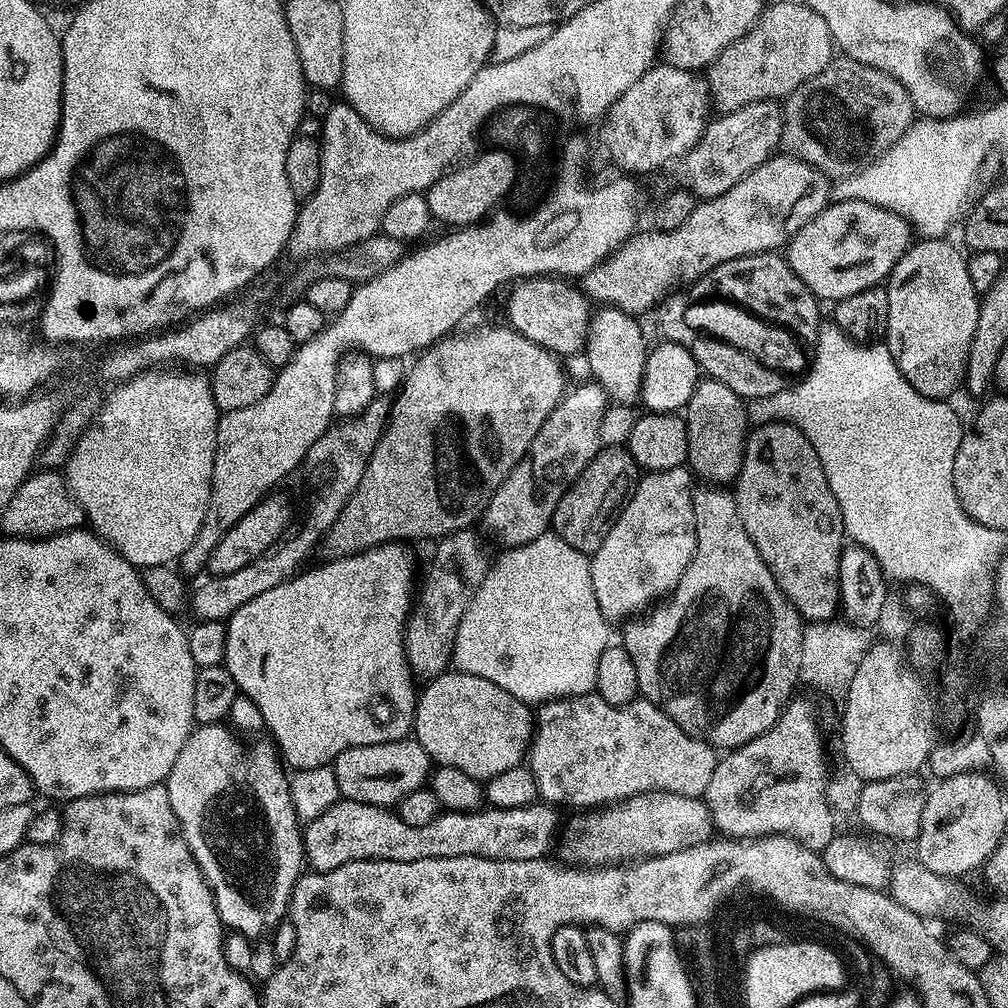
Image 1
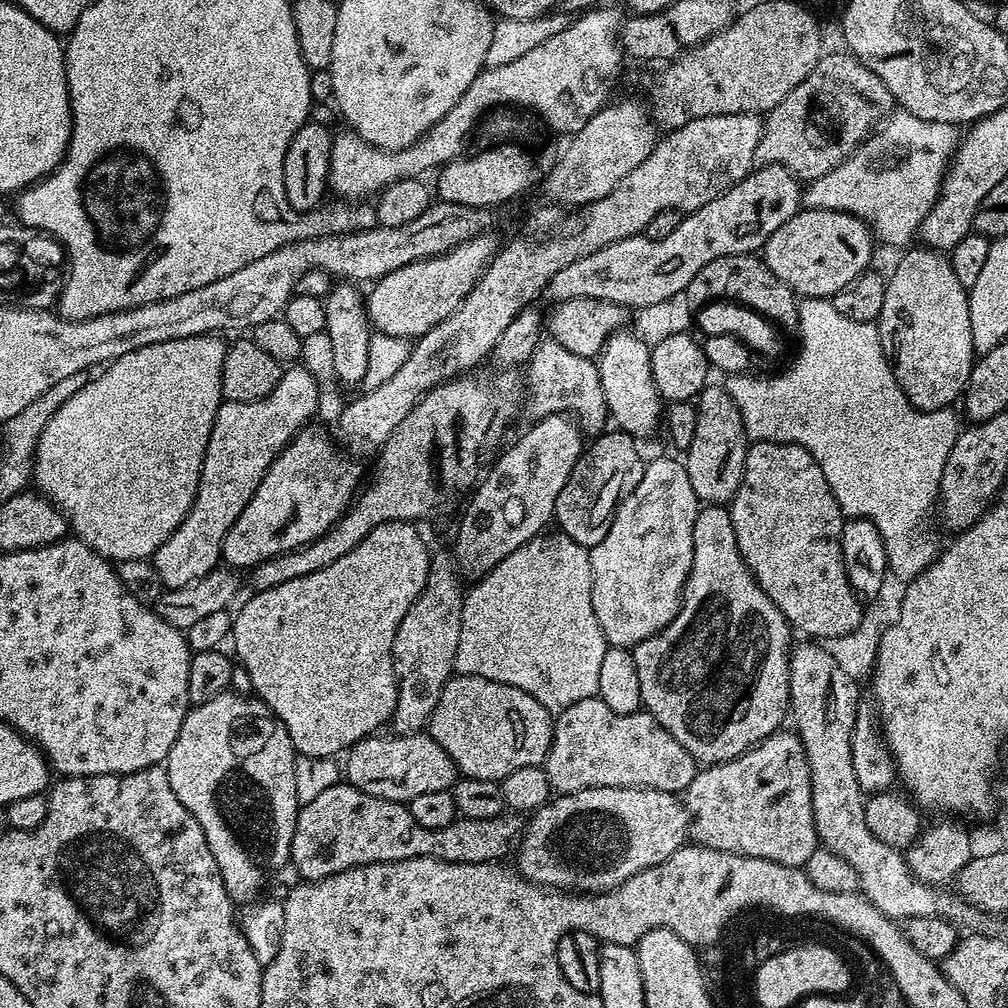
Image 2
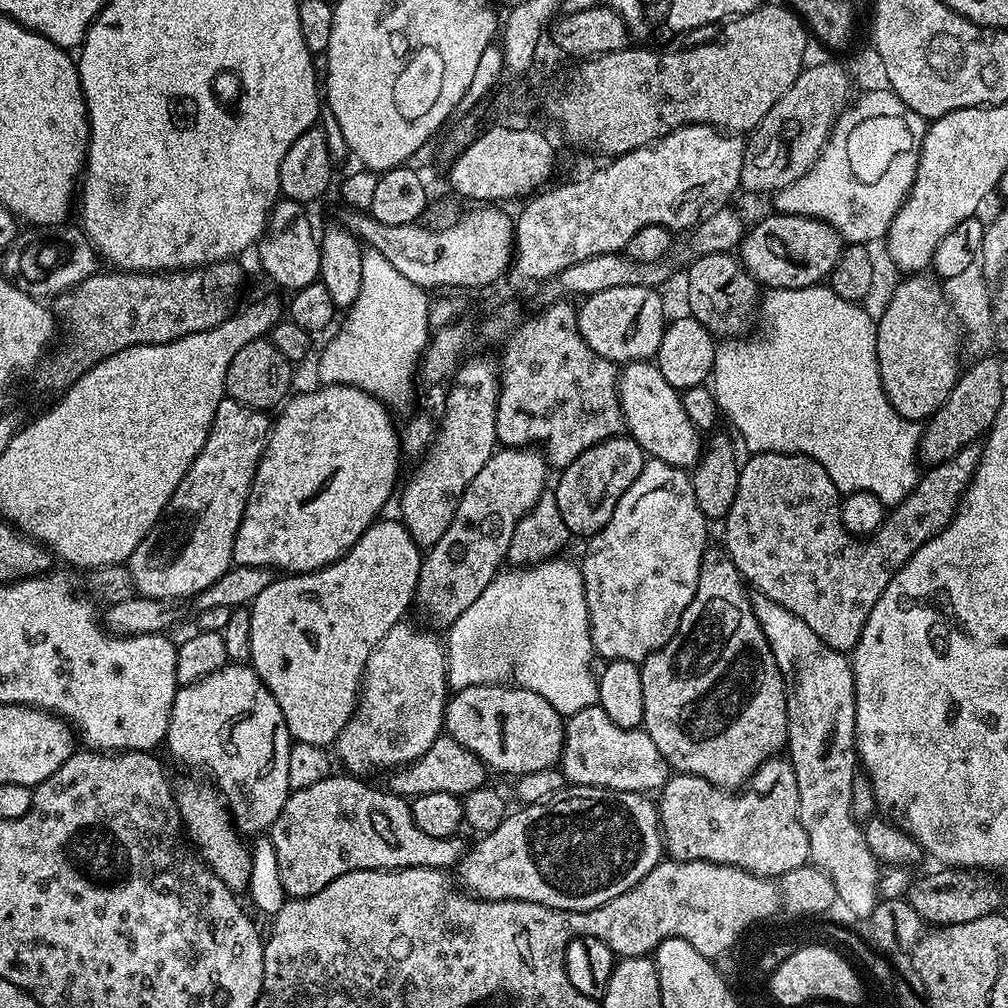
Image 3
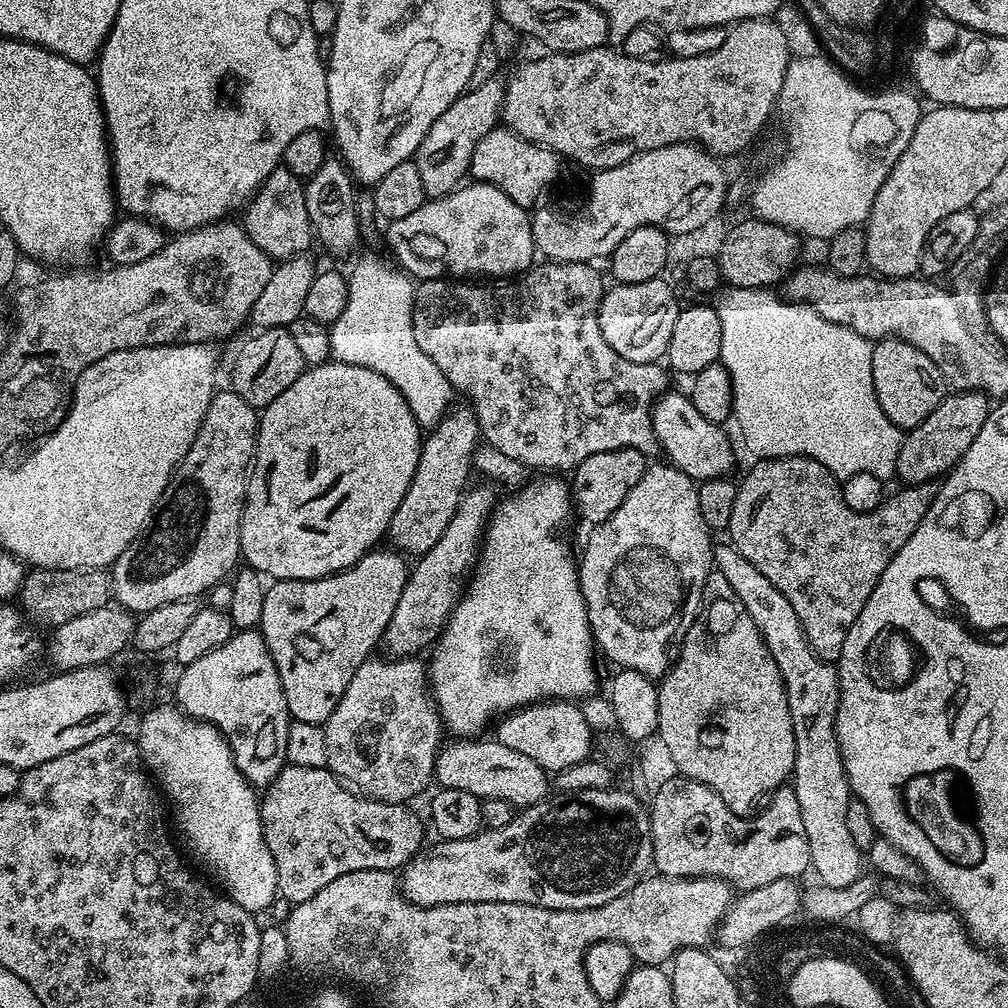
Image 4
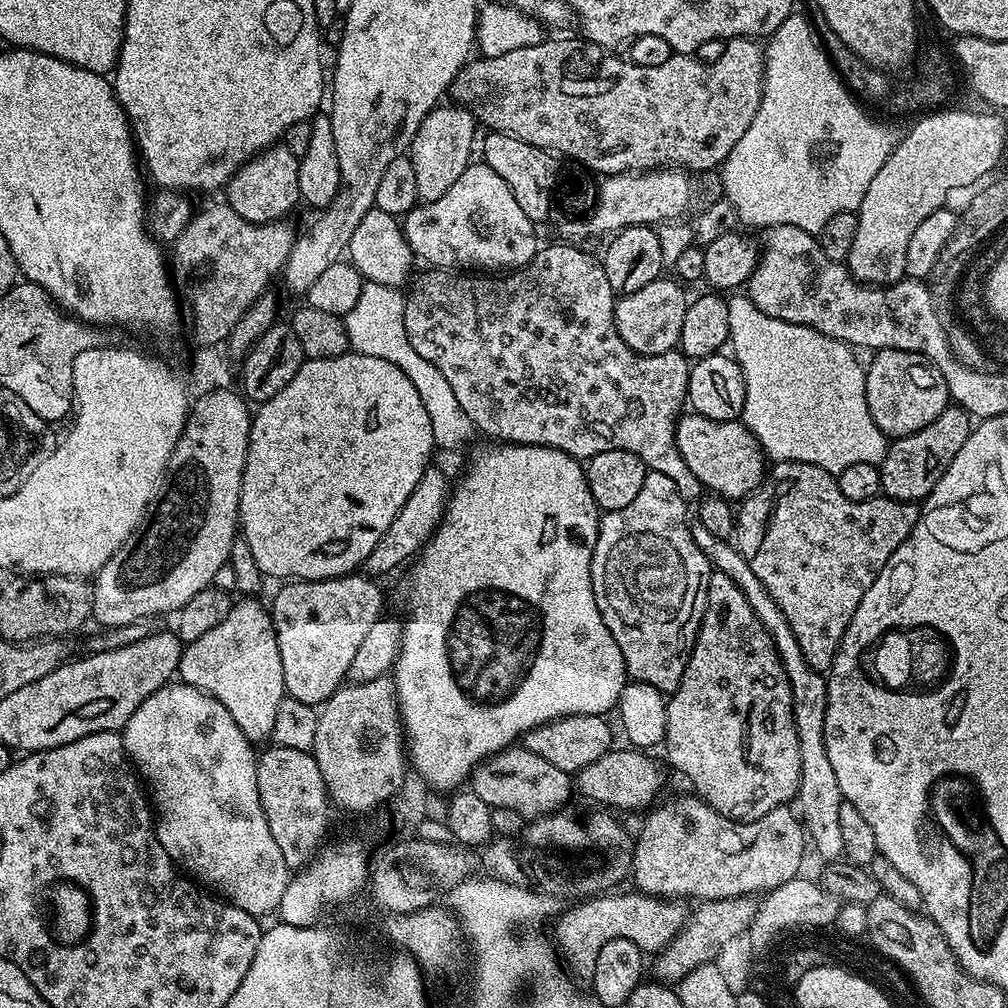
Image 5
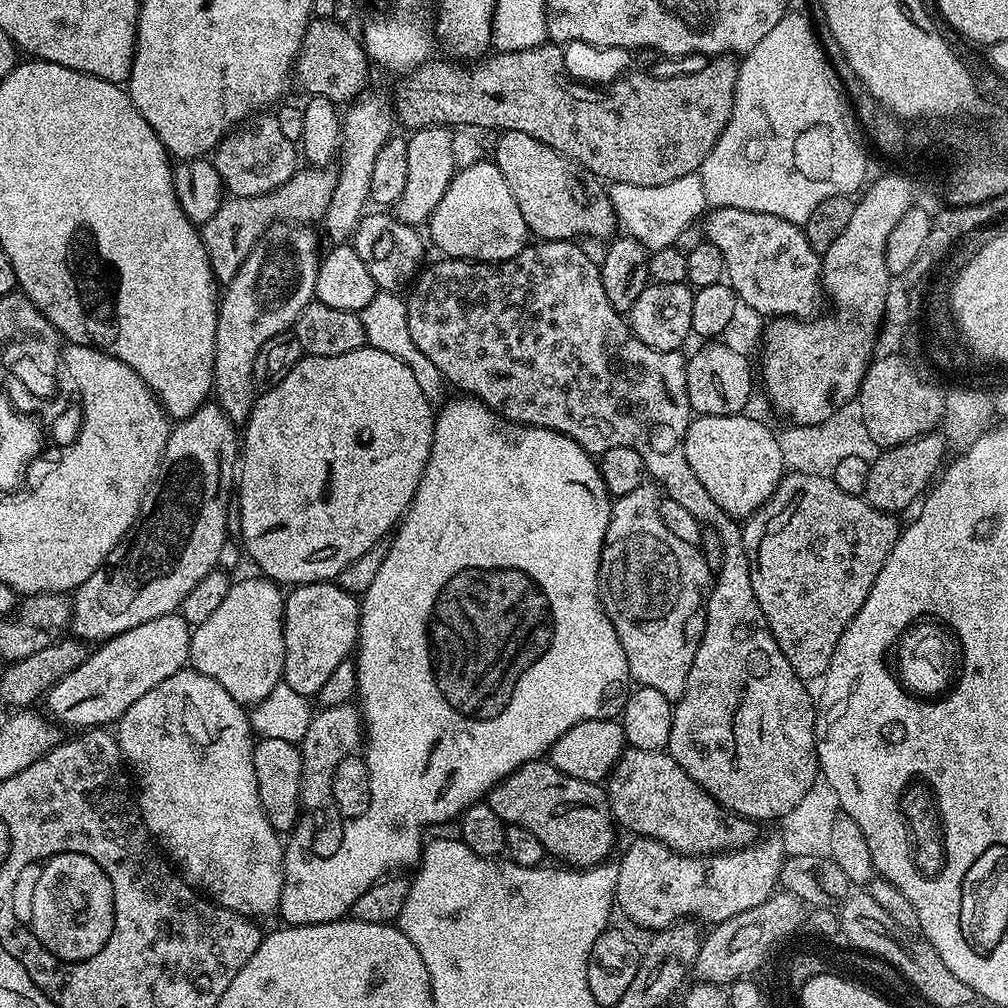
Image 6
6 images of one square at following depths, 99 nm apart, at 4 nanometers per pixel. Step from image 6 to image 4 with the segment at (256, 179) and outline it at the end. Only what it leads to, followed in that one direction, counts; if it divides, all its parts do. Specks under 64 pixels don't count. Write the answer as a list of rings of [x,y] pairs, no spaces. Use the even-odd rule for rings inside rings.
[[[286,167],[274,169],[262,182],[251,200],[243,209],[242,227],[244,233],[273,261],[283,262],[291,260],[293,256],[302,256],[309,251],[308,247],[314,244],[314,233],[310,214],[306,214],[306,198],[304,197],[305,181],[299,176],[290,174]]]

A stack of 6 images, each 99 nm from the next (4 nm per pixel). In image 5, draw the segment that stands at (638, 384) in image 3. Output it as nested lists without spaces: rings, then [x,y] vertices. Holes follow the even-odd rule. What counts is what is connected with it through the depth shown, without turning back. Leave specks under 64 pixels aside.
[[[695,414],[681,415],[676,422],[676,445],[686,458],[686,466],[694,470],[694,478],[709,493],[723,496],[729,502],[743,501],[754,489],[760,487],[766,475],[766,457],[760,449],[760,444],[754,438],[754,434],[740,420],[711,420],[705,416]]]

